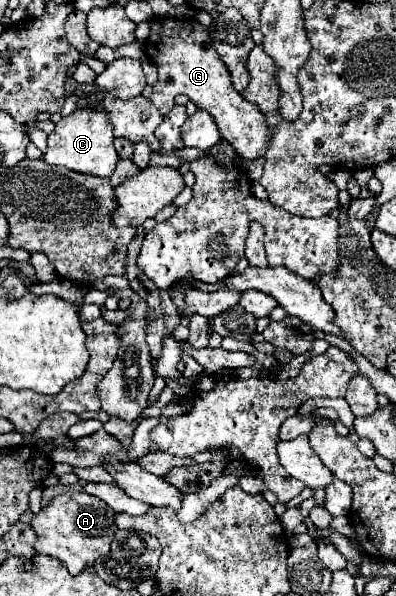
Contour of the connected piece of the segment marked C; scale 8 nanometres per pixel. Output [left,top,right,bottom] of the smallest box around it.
[43,109,119,177]

